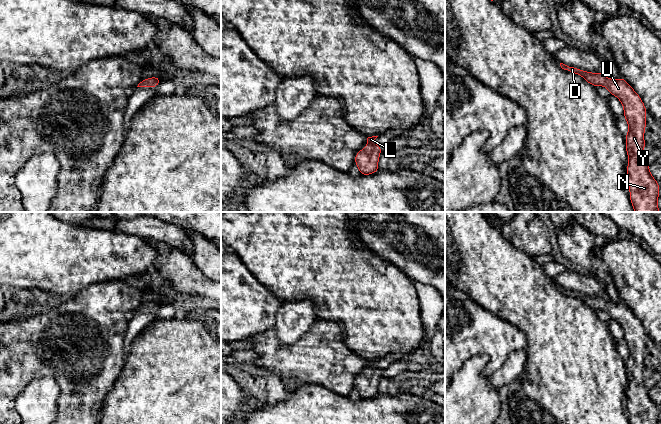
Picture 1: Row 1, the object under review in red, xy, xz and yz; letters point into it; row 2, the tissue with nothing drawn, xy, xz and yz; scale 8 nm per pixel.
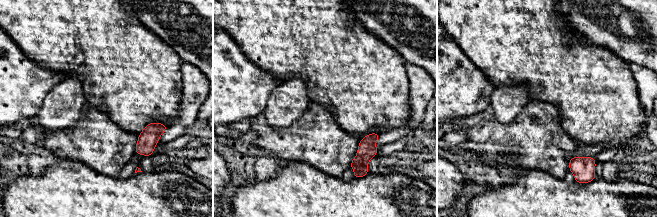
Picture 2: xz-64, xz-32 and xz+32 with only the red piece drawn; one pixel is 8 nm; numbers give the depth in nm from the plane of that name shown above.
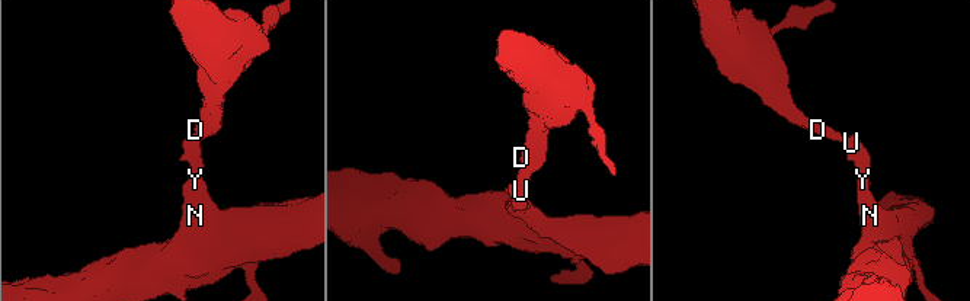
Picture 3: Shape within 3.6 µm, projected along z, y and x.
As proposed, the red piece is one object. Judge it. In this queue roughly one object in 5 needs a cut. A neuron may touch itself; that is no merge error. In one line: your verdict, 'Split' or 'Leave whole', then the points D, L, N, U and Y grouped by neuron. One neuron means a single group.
Leave whole. Groups: D L N U Y

